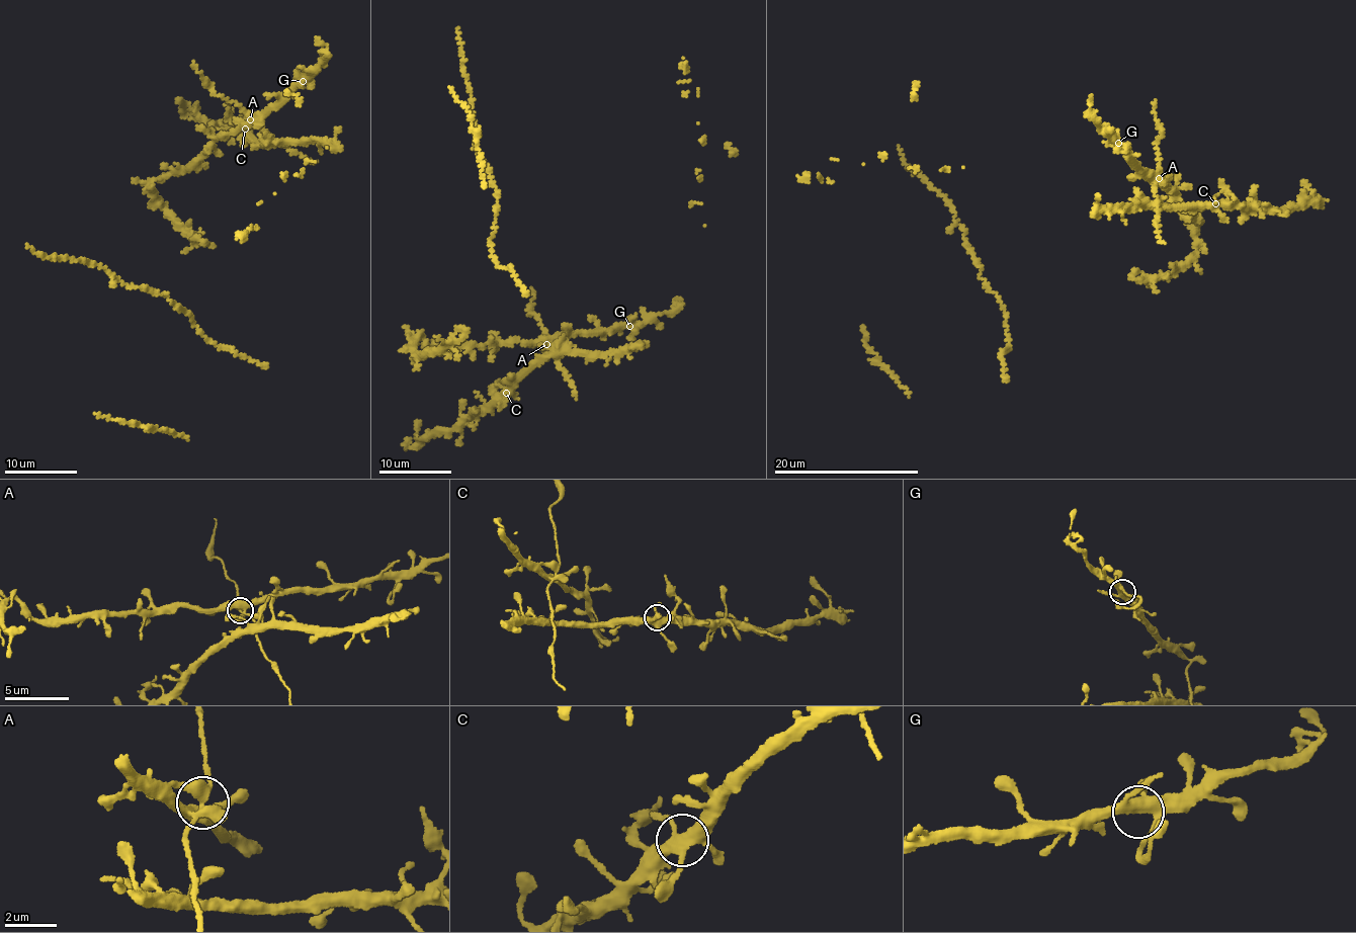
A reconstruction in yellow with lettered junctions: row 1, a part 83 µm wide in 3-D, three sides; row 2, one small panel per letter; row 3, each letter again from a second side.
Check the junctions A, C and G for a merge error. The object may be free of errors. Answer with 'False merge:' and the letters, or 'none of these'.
False merge: none of these

